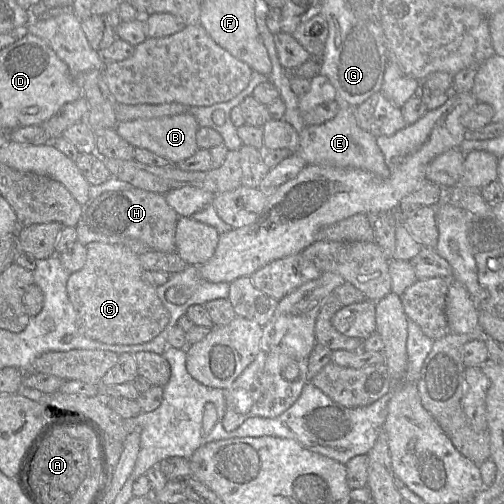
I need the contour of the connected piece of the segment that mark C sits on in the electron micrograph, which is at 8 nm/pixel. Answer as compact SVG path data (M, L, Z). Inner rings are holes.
M94 241L87 246L84 267L67 280L67 294L77 315L77 328L89 339L109 345L136 345L151 341L168 325L170 314L159 299L156 288L143 280L139 255L122 244Z

